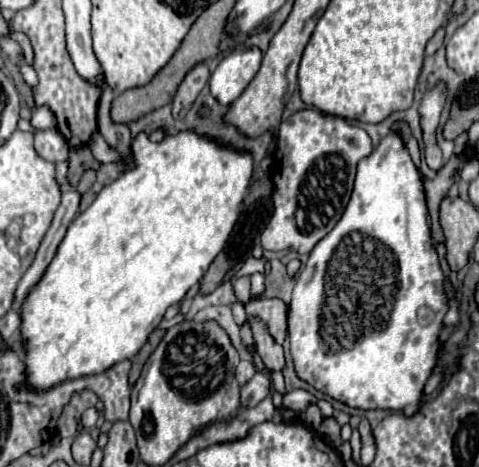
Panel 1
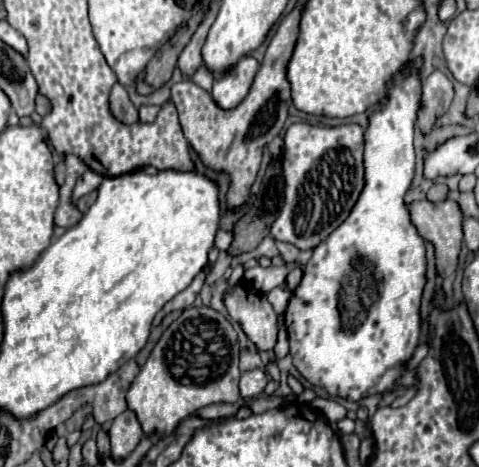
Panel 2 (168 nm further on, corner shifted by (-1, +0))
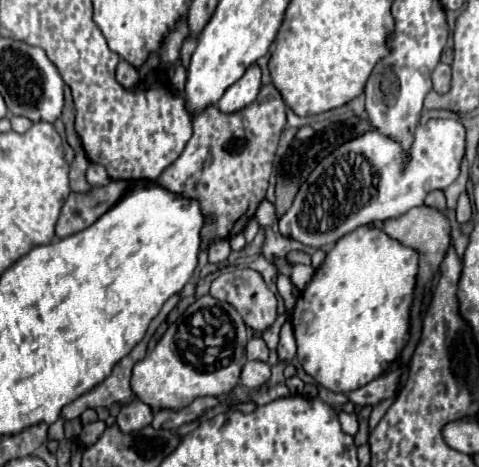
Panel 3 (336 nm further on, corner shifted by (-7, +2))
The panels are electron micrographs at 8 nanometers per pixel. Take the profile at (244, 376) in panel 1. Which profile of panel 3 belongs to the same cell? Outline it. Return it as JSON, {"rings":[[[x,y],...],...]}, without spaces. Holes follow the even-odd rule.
{"rings":[[[252,337],[248,341],[248,347],[246,347],[246,355],[250,361],[258,359],[258,361],[268,361],[268,347],[264,343],[262,337]]]}

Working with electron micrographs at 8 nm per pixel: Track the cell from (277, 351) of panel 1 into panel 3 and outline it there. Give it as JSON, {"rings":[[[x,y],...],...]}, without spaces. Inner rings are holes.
{"rings":[[[234,269],[234,271],[220,273],[210,285],[210,295],[220,299],[220,301],[228,301],[230,305],[234,305],[236,311],[242,315],[244,323],[248,327],[252,327],[254,331],[268,329],[276,319],[276,297],[268,289],[268,285],[264,283],[262,275],[254,269]]]}

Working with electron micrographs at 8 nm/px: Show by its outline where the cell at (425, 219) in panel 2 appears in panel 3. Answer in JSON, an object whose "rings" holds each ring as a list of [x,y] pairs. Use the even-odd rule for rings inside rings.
{"rings":[[[416,207],[416,209],[410,209],[408,213],[404,213],[404,217],[398,217],[398,219],[392,219],[392,221],[384,221],[384,227],[382,231],[400,241],[402,245],[414,249],[418,253],[418,275],[416,275],[416,283],[418,285],[424,285],[428,283],[436,273],[438,273],[438,267],[440,267],[440,261],[444,259],[444,253],[450,245],[450,223],[448,223],[448,217],[442,215],[440,211],[432,209],[432,207]]]}

